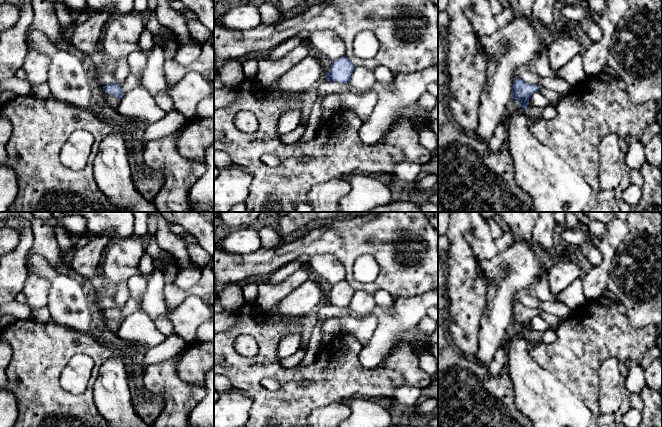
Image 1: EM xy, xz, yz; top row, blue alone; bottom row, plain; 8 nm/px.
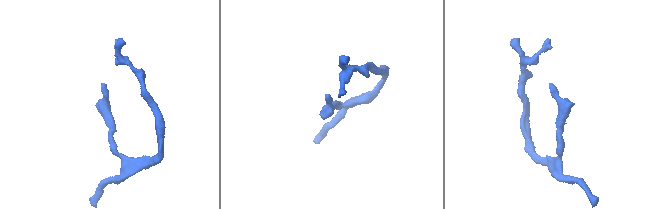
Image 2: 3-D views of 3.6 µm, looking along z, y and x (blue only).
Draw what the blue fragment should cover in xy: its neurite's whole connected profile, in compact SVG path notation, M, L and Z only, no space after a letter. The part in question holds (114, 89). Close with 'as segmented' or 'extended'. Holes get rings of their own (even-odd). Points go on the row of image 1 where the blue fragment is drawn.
M116 82L112 84L104 85L102 88L103 88L103 91L109 95L119 97L120 99L122 99L124 96L122 93L121 84L118 84Z; as segmented

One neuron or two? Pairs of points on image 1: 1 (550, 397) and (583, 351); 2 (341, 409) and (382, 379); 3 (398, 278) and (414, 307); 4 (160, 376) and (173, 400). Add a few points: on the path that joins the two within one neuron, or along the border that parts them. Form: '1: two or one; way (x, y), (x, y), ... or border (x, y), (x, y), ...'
1: two; border (542, 368), (550, 371), (579, 397)
2: two; border (346, 404), (332, 402), (323, 407)
3: two; border (427, 290), (414, 296), (398, 297), (396, 299)
4: one; way (165, 382), (173, 390), (173, 394)

